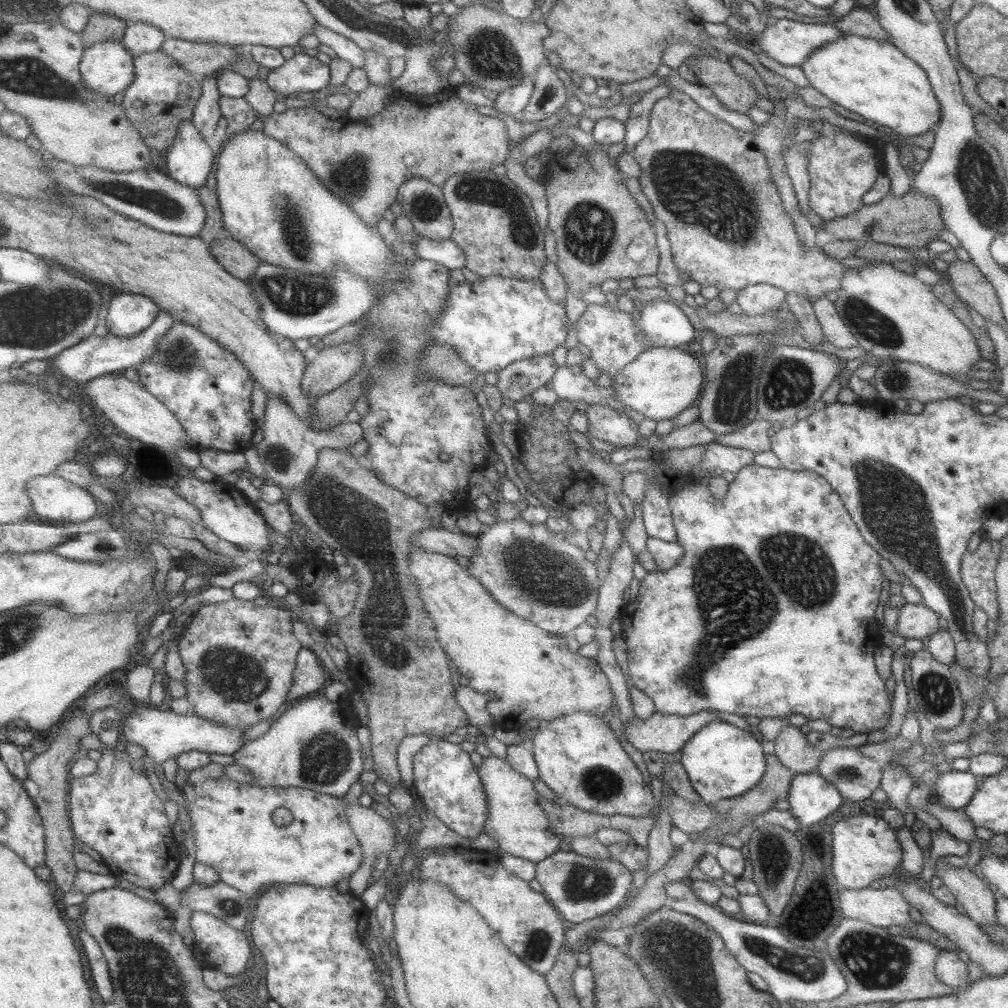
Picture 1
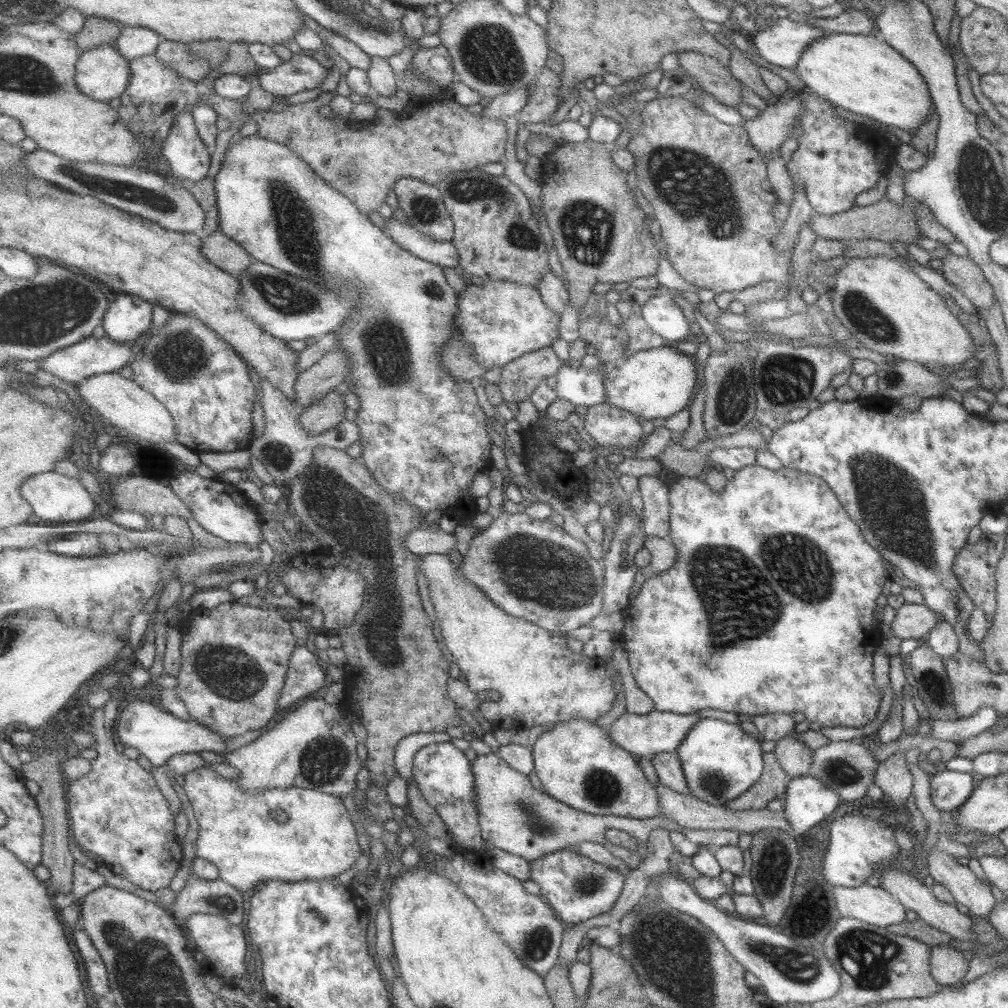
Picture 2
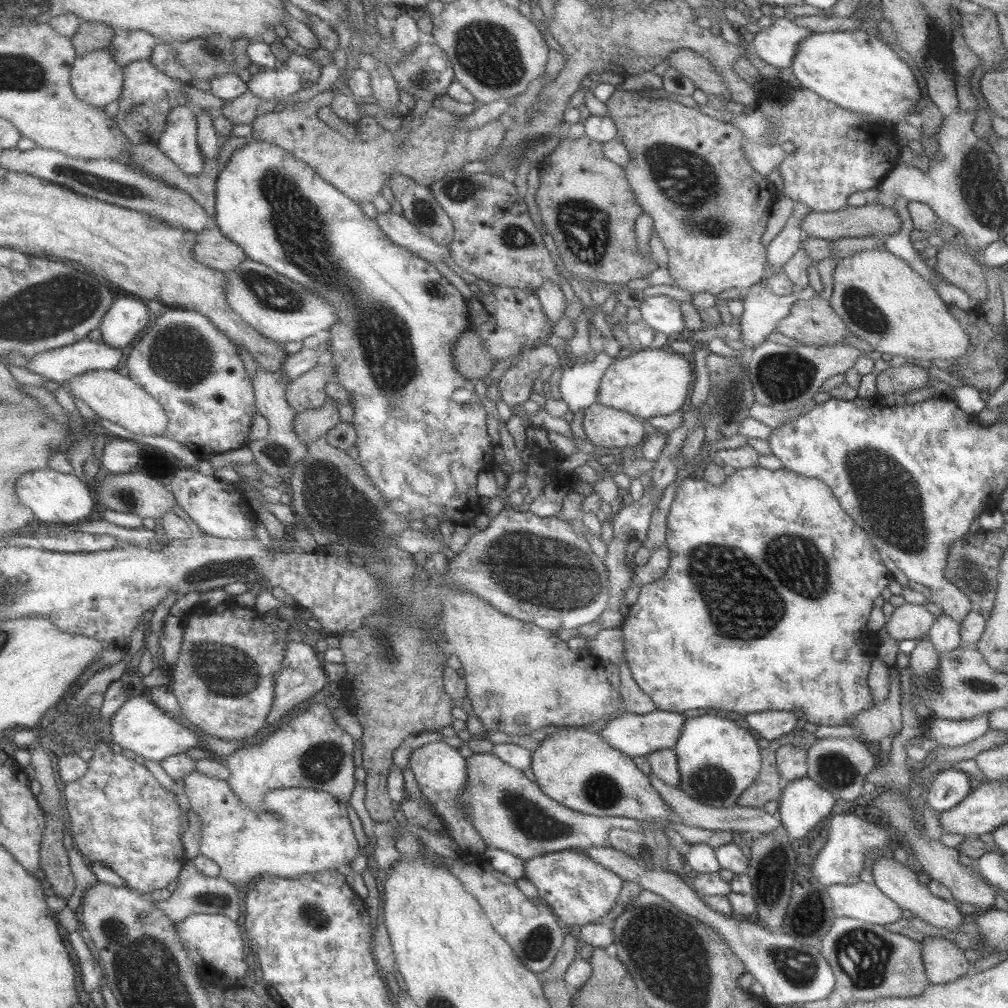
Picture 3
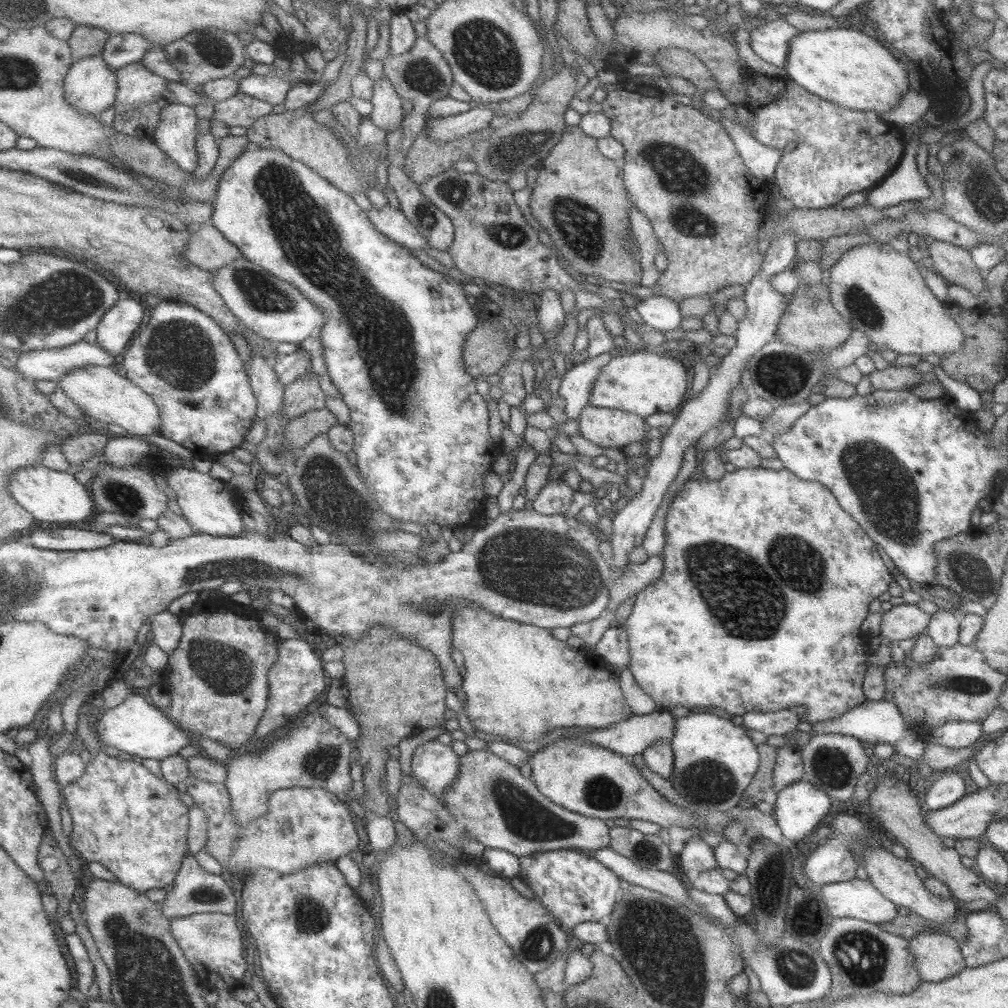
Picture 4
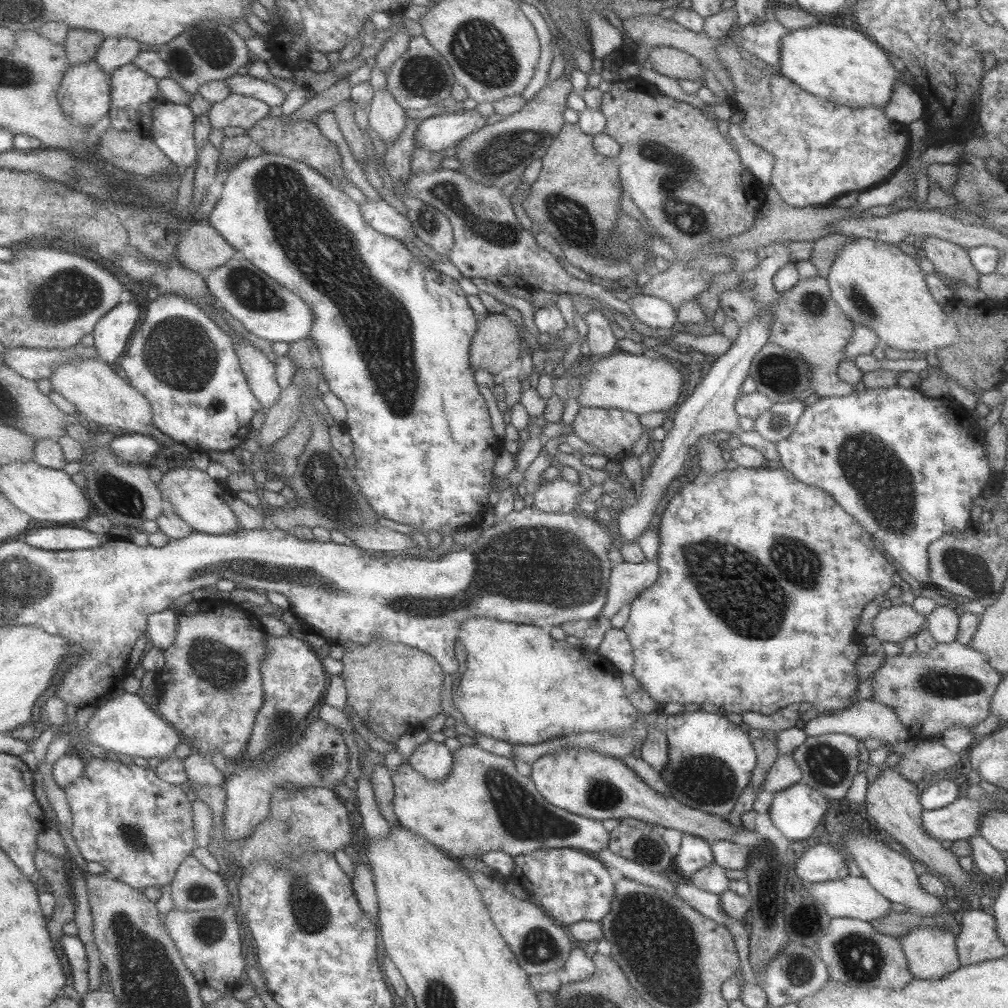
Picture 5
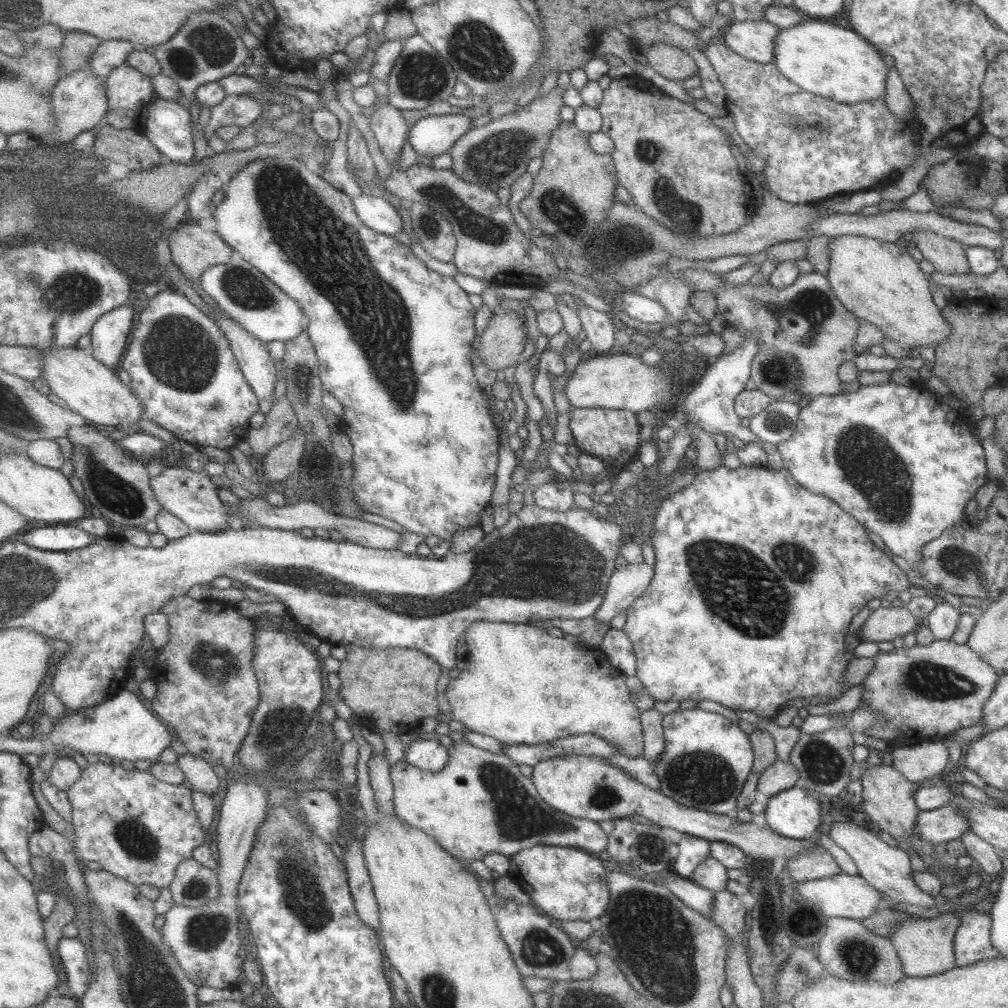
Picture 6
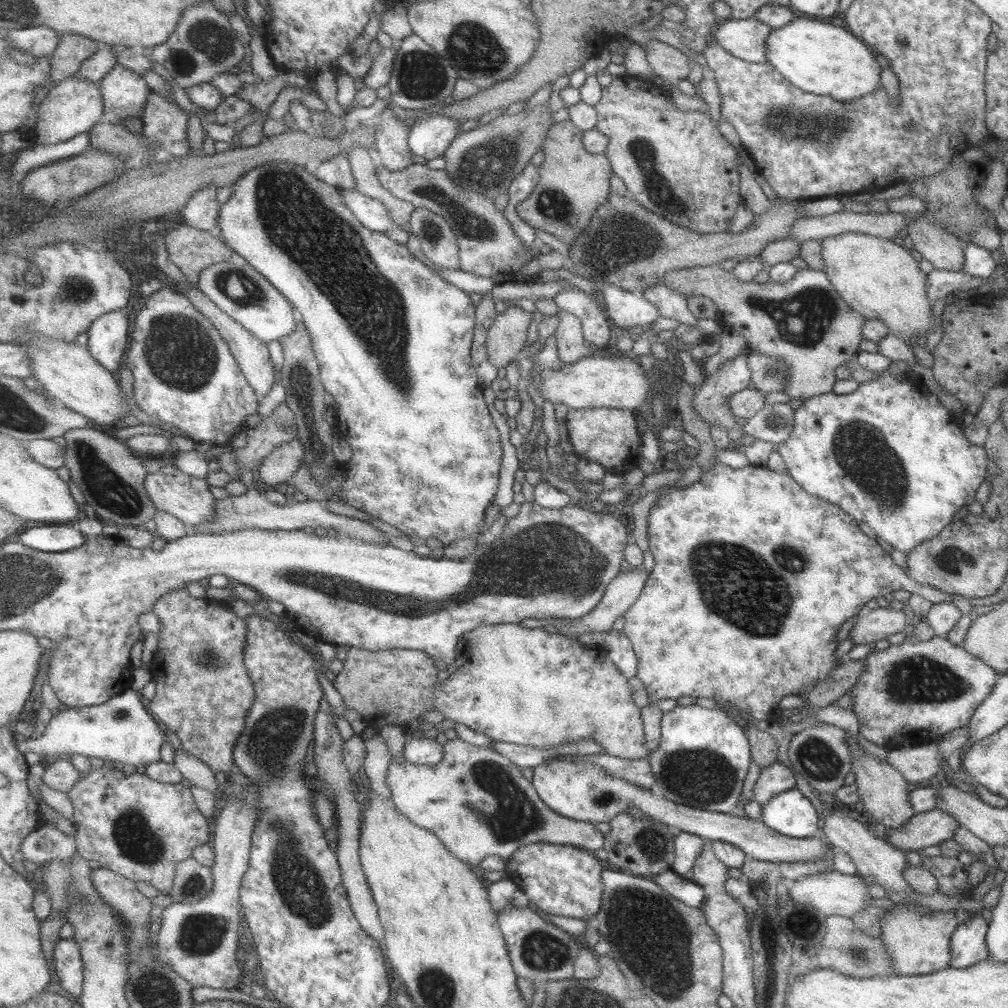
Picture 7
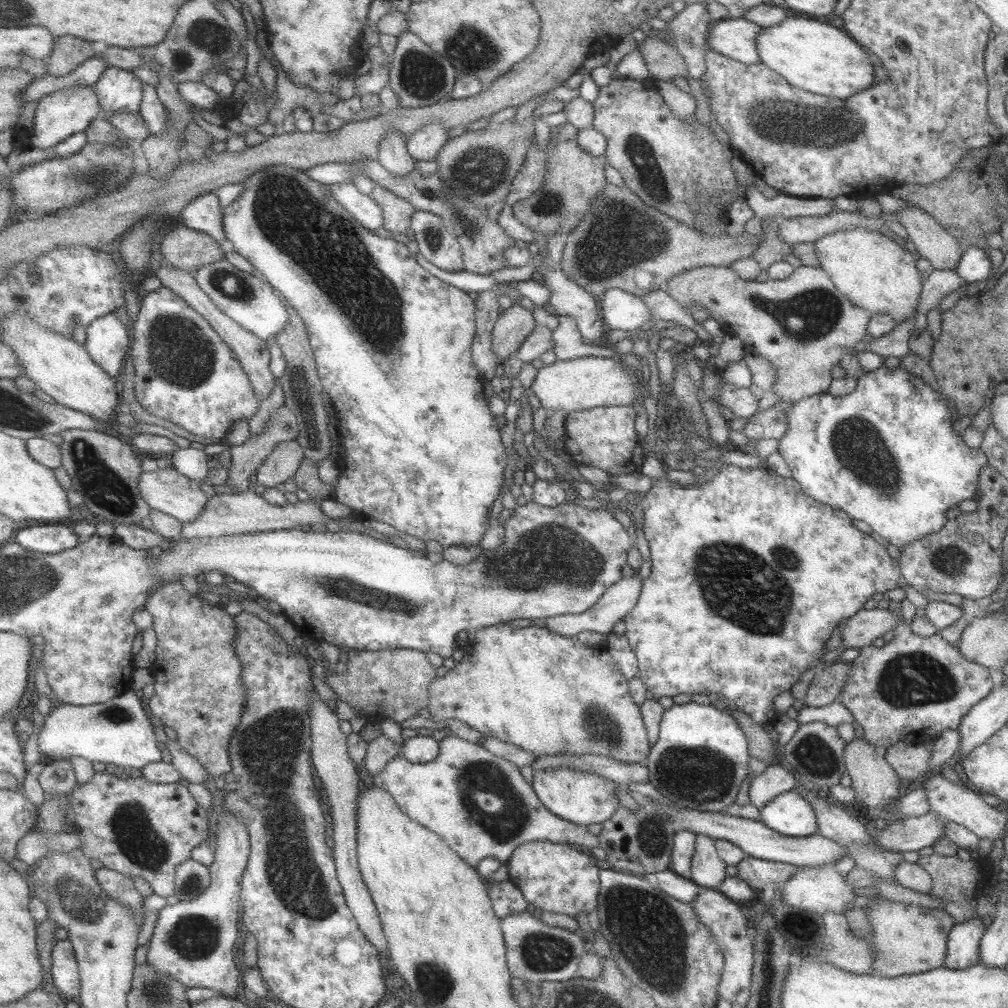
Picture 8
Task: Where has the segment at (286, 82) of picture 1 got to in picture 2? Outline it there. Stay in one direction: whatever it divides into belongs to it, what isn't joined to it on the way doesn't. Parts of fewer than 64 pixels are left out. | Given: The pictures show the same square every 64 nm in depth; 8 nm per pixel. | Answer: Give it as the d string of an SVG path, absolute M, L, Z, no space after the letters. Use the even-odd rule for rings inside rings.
M308 52L293 54L277 68L258 76L259 86L275 98L285 99L303 90L321 86L329 76L329 67L319 63L317 56Z

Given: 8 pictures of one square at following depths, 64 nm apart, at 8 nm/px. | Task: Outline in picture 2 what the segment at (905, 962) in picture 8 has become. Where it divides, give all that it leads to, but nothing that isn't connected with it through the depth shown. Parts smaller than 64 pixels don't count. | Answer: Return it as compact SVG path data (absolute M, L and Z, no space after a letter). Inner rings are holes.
M935 944L929 948L929 973L940 985L957 985L967 974L967 960L961 951L947 944Z

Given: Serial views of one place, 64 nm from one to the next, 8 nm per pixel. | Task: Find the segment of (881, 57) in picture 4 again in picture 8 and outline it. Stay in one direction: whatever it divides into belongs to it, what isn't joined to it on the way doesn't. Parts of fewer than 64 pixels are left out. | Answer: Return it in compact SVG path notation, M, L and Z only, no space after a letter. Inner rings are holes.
M785 18L779 24L762 27L755 36L755 47L761 63L785 79L785 82L816 95L843 100L873 84L873 64L867 57L867 50L851 39L839 24L823 24L809 18Z

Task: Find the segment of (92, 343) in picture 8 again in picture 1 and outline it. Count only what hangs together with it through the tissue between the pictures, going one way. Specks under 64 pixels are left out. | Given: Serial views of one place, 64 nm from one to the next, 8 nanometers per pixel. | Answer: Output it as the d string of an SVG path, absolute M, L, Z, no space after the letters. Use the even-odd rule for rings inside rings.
M123 293L113 298L108 310L109 332L119 337L133 337L148 329L162 308L142 294Z

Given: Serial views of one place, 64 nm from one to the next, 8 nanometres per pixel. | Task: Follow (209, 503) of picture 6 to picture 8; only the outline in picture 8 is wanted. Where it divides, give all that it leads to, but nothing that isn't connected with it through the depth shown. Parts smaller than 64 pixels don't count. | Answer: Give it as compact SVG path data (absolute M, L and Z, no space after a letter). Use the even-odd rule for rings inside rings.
M167 463L164 467L161 465L152 471L143 472L139 478L139 484L143 497L155 510L170 514L181 523L197 520L210 500L210 497L201 490L201 481L191 480L181 471L167 467Z

